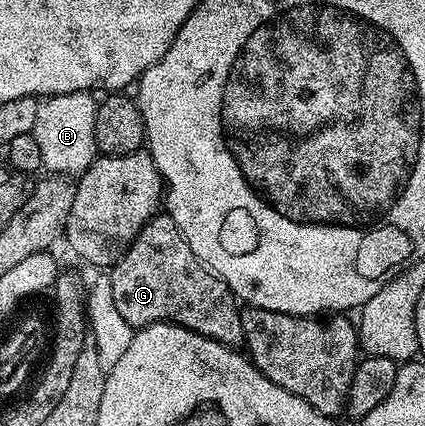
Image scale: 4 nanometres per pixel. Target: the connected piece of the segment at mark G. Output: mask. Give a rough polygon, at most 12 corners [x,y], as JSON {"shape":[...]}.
{"shape":[[171,217],[109,276],[132,327],[169,321],[244,344],[240,302]]}

